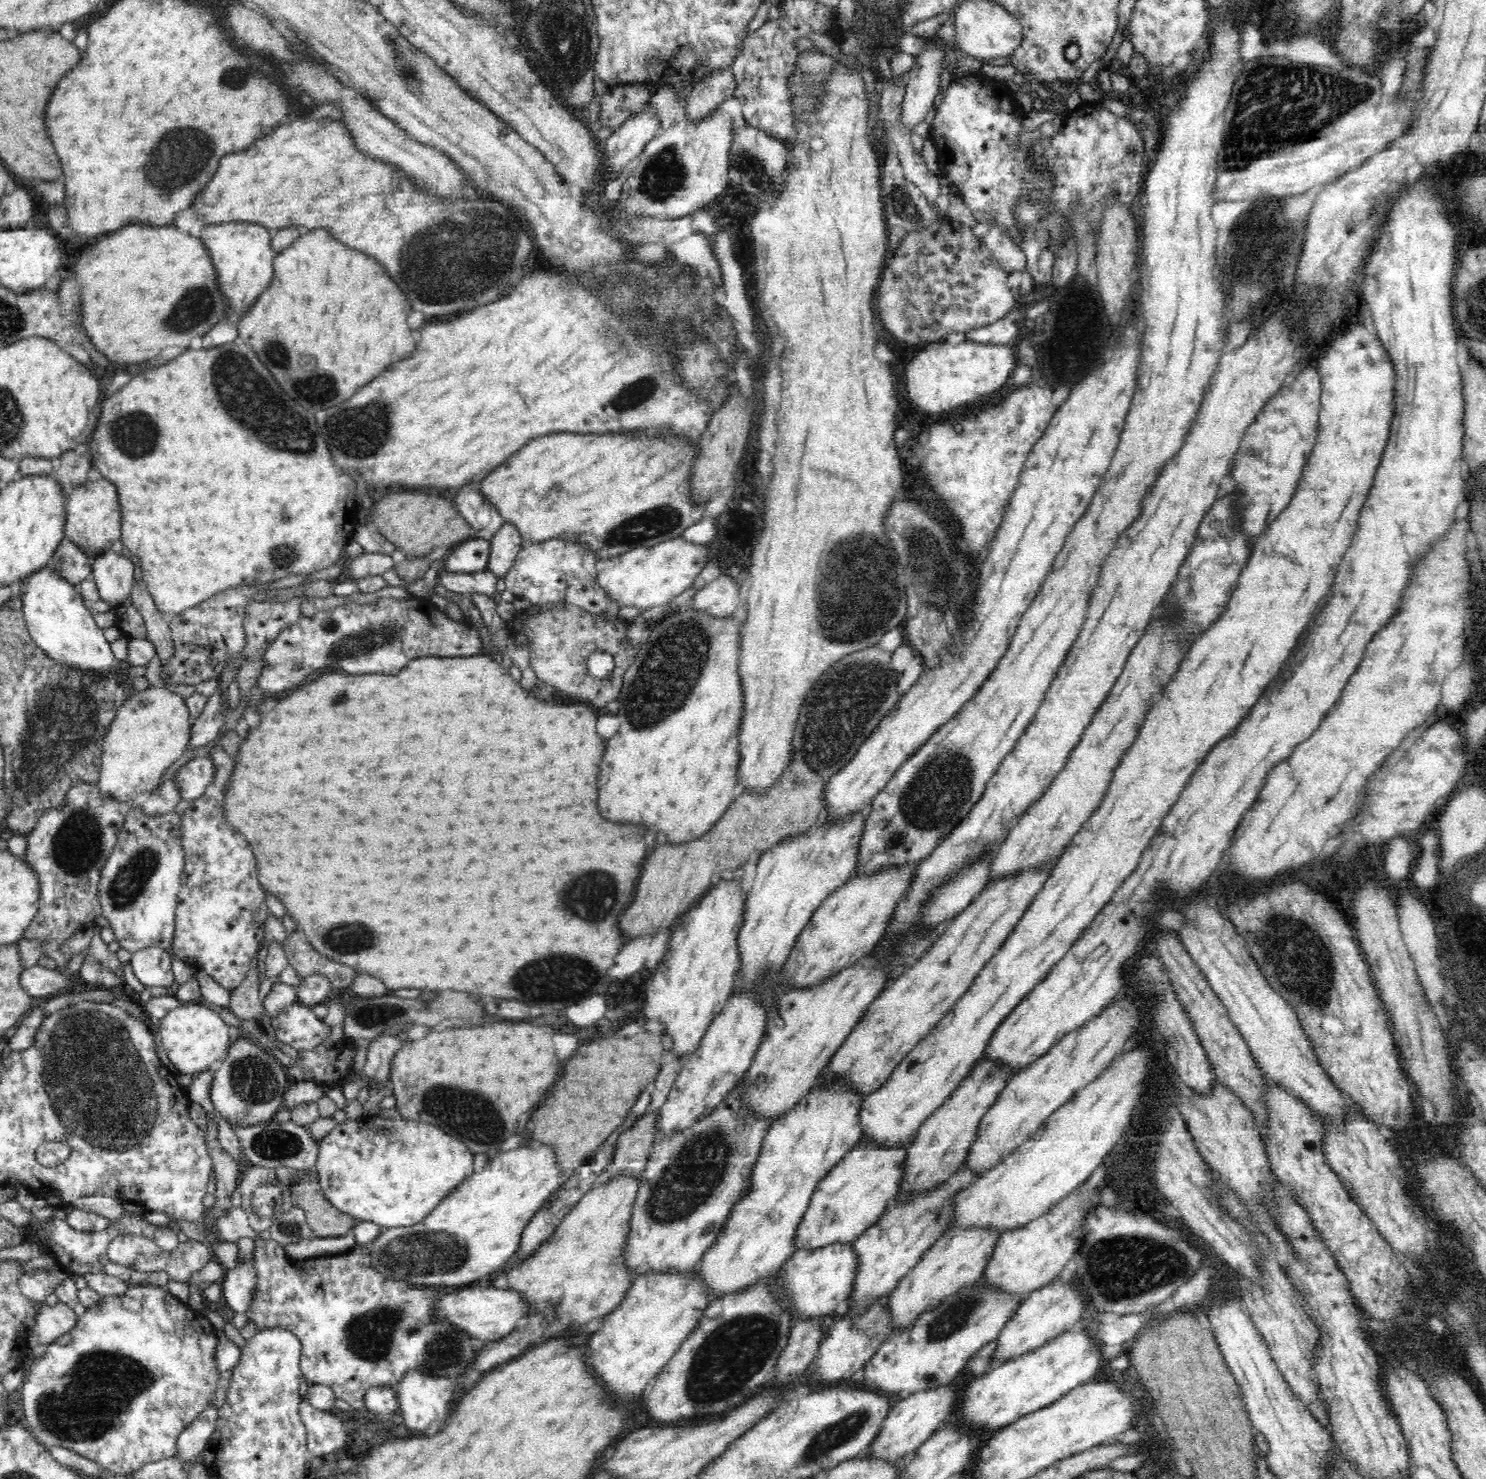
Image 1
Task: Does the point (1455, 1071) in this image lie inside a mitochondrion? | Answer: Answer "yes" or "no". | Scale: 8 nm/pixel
no

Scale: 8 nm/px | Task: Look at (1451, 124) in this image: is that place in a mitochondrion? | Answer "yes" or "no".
no

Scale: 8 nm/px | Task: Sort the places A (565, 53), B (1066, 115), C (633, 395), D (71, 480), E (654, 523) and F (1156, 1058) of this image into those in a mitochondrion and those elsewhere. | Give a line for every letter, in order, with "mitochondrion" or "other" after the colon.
A: mitochondrion
B: other
C: mitochondrion
D: other
E: mitochondrion
F: other

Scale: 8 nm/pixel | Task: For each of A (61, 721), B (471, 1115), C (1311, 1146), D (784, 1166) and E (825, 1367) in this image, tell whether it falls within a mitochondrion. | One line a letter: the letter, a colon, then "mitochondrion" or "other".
A: mitochondrion
B: mitochondrion
C: other
D: other
E: other

